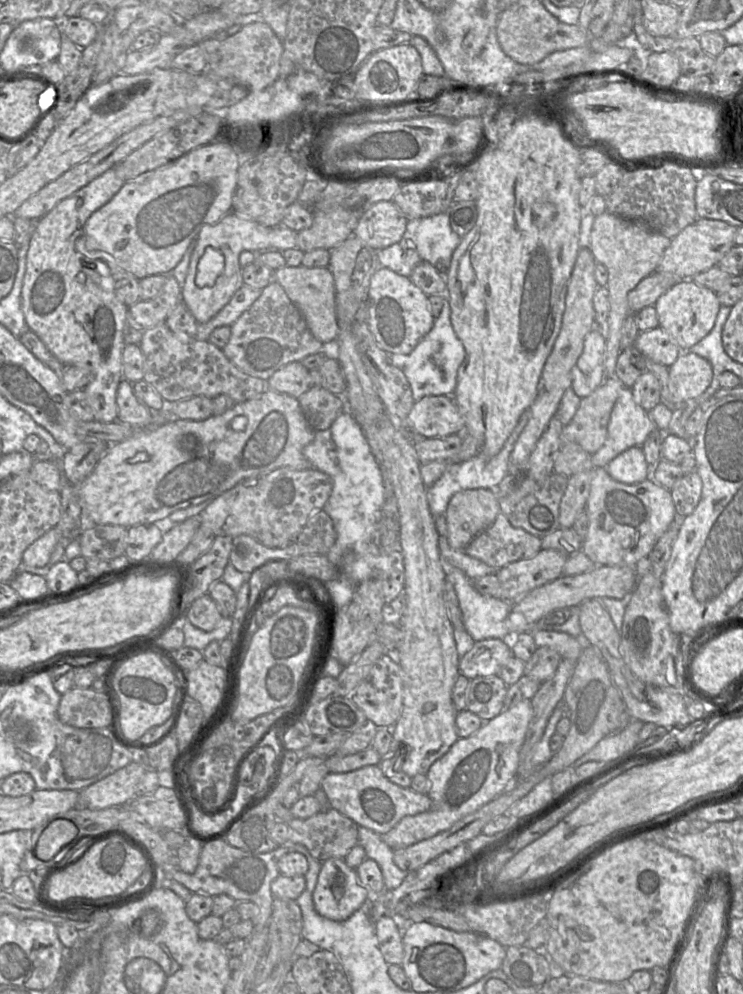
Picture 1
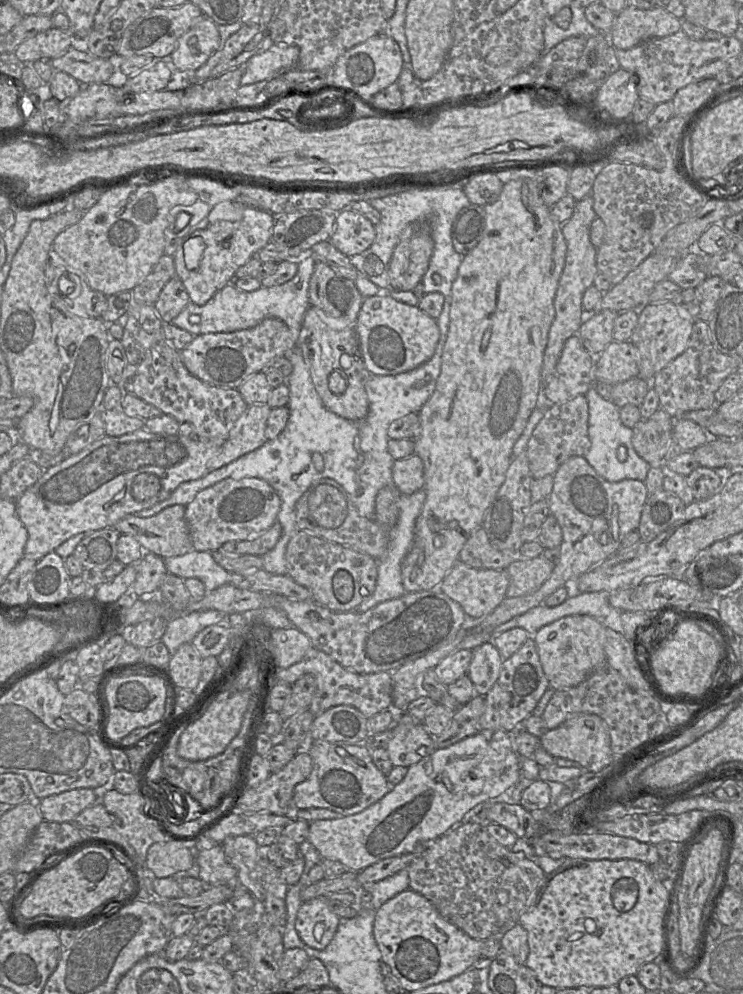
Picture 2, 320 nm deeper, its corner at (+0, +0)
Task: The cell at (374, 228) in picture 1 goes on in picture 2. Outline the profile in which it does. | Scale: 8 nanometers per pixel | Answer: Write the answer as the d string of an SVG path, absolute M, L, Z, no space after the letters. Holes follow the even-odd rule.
M344 209L337 214L331 243L348 257L360 254L375 241L376 228L363 214Z

